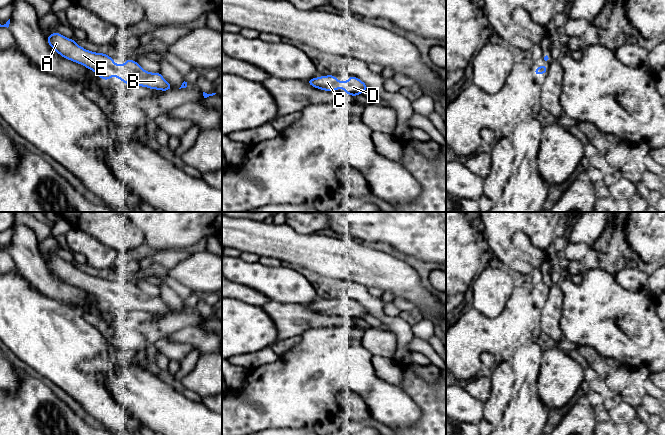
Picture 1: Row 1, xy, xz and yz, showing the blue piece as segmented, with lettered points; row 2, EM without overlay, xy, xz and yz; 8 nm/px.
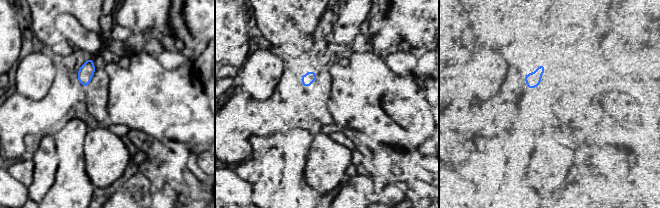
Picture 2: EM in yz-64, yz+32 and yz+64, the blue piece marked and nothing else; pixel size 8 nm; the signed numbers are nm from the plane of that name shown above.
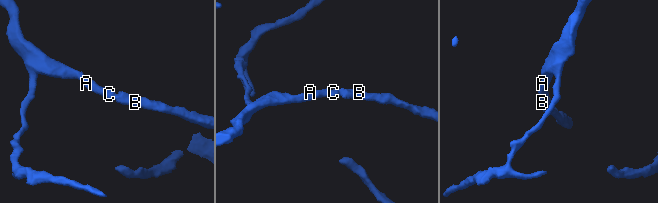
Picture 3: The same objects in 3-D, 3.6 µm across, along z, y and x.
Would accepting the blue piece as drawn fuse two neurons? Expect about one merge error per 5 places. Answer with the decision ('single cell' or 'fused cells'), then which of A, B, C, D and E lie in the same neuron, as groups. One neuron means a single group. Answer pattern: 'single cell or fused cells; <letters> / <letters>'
single cell; A B C D E

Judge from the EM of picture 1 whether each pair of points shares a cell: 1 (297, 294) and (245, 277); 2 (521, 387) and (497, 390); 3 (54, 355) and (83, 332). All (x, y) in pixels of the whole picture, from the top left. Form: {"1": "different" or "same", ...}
{"1": "same", "2": "different", "3": "same"}

